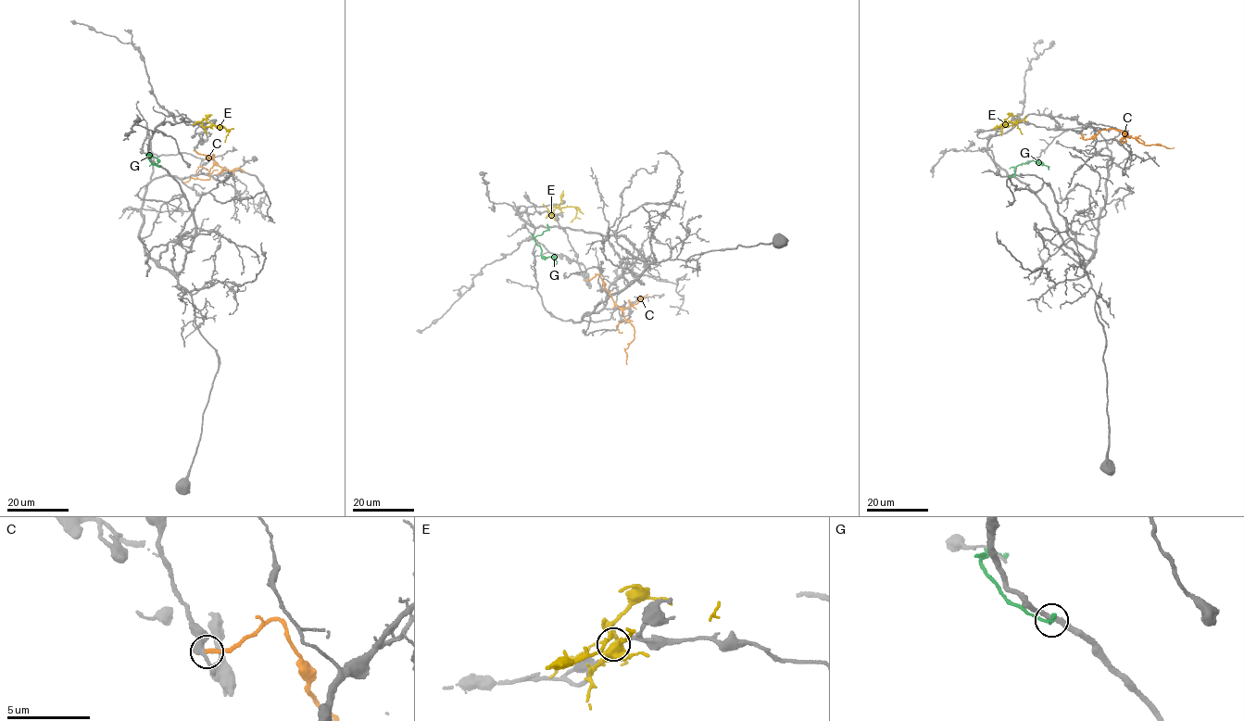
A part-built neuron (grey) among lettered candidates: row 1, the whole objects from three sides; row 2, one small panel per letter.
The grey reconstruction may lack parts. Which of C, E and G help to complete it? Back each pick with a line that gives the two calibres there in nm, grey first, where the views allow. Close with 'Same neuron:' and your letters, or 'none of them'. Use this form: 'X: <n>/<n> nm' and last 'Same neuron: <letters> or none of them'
Same neuron: none of them

